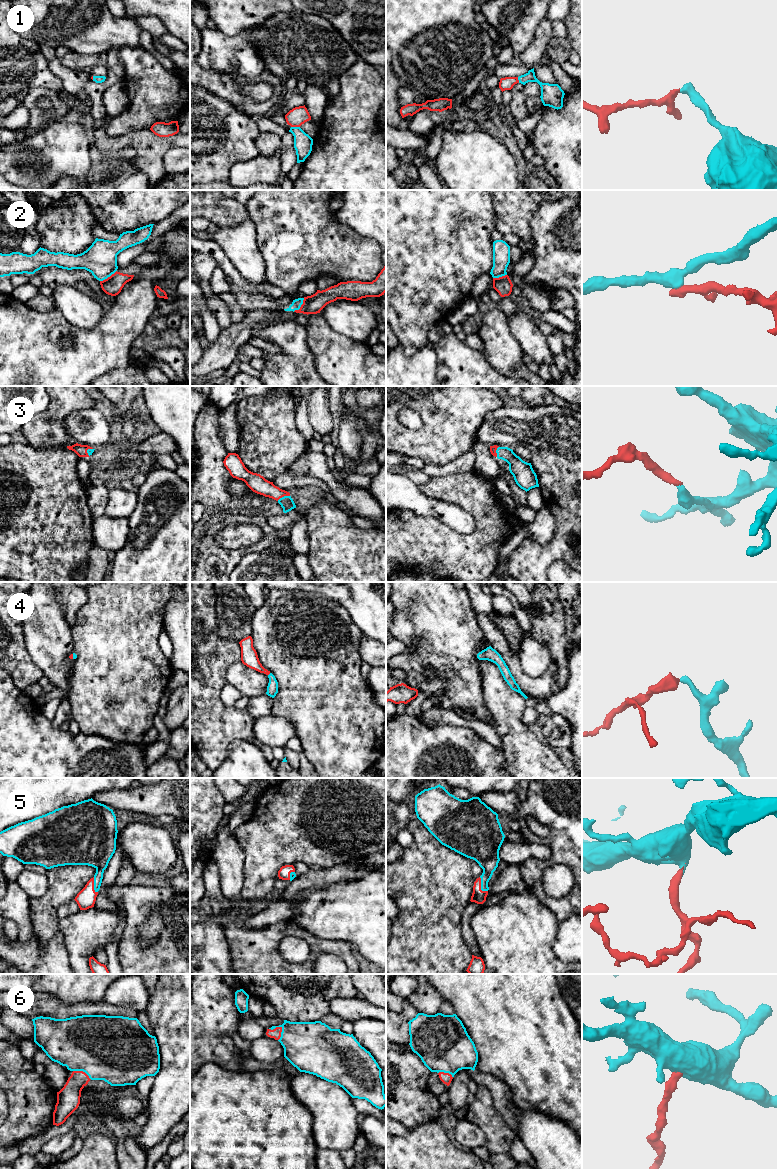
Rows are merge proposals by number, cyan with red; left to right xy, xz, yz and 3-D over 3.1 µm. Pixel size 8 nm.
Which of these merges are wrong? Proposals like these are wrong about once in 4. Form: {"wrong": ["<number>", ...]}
{"wrong": []}

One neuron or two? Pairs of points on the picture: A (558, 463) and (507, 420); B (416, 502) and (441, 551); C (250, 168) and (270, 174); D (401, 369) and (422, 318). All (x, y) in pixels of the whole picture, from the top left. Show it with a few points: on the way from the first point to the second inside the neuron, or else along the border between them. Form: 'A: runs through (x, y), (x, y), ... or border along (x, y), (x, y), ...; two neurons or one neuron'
A: border along (532, 451), (547, 449), (563, 456); two neurons
B: border along (399, 509), (433, 516), (444, 524); two neurons
C: runs through (255, 170), (265, 170); one neuron
D: border along (398, 342), (408, 356), (412, 356), (426, 344); two neurons

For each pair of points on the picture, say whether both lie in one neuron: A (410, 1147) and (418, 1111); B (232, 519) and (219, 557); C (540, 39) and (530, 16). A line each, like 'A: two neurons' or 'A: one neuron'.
A: two neurons
B: one neuron
C: two neurons

